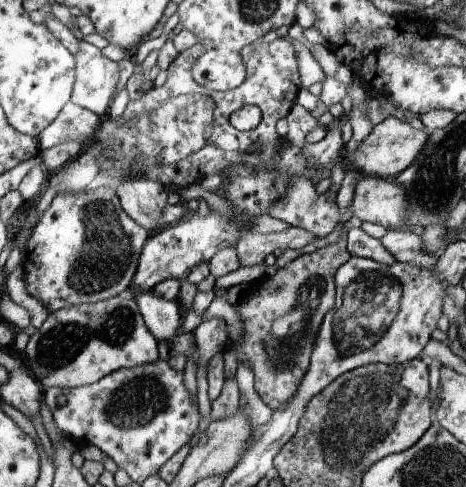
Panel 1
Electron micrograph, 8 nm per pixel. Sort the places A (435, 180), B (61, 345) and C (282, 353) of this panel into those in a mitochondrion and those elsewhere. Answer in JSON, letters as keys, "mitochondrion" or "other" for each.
{"A":"mitochondrion","B":"mitochondrion","C":"mitochondrion"}

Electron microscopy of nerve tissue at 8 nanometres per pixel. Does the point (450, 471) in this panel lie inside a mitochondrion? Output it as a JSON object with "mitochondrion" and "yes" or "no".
{"mitochondrion":"yes"}

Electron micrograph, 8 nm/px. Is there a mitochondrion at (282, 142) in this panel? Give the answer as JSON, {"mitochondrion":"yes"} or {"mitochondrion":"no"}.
{"mitochondrion":"no"}

